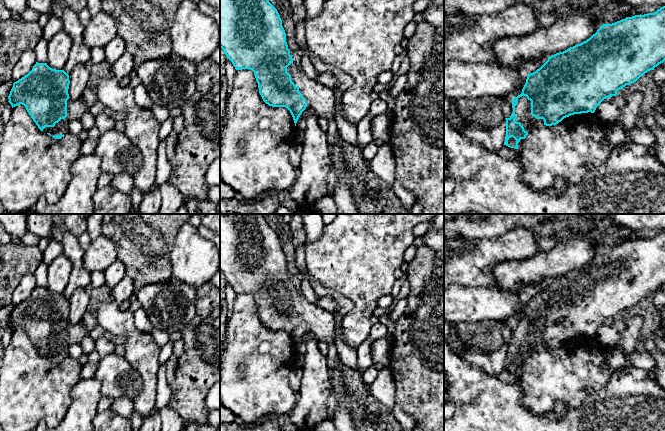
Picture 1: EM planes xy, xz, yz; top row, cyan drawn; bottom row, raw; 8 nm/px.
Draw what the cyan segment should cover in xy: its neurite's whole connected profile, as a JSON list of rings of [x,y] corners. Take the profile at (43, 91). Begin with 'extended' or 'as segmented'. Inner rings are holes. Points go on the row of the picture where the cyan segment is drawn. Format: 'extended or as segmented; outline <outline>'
extended; outline [[[36,62],[27,75],[13,83],[8,102],[12,108],[24,105],[41,131],[61,139],[68,132],[69,123],[89,111],[89,104],[83,99],[69,97],[69,84],[64,70]]]

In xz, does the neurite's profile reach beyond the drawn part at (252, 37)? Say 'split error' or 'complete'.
split error

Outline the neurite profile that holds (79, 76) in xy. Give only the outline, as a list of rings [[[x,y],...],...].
[[[89,64],[77,65],[69,74],[69,97],[73,100],[82,99],[83,91],[86,88],[90,77]]]

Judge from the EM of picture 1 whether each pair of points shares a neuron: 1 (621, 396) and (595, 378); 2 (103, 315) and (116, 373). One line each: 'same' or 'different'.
1: different
2: different

